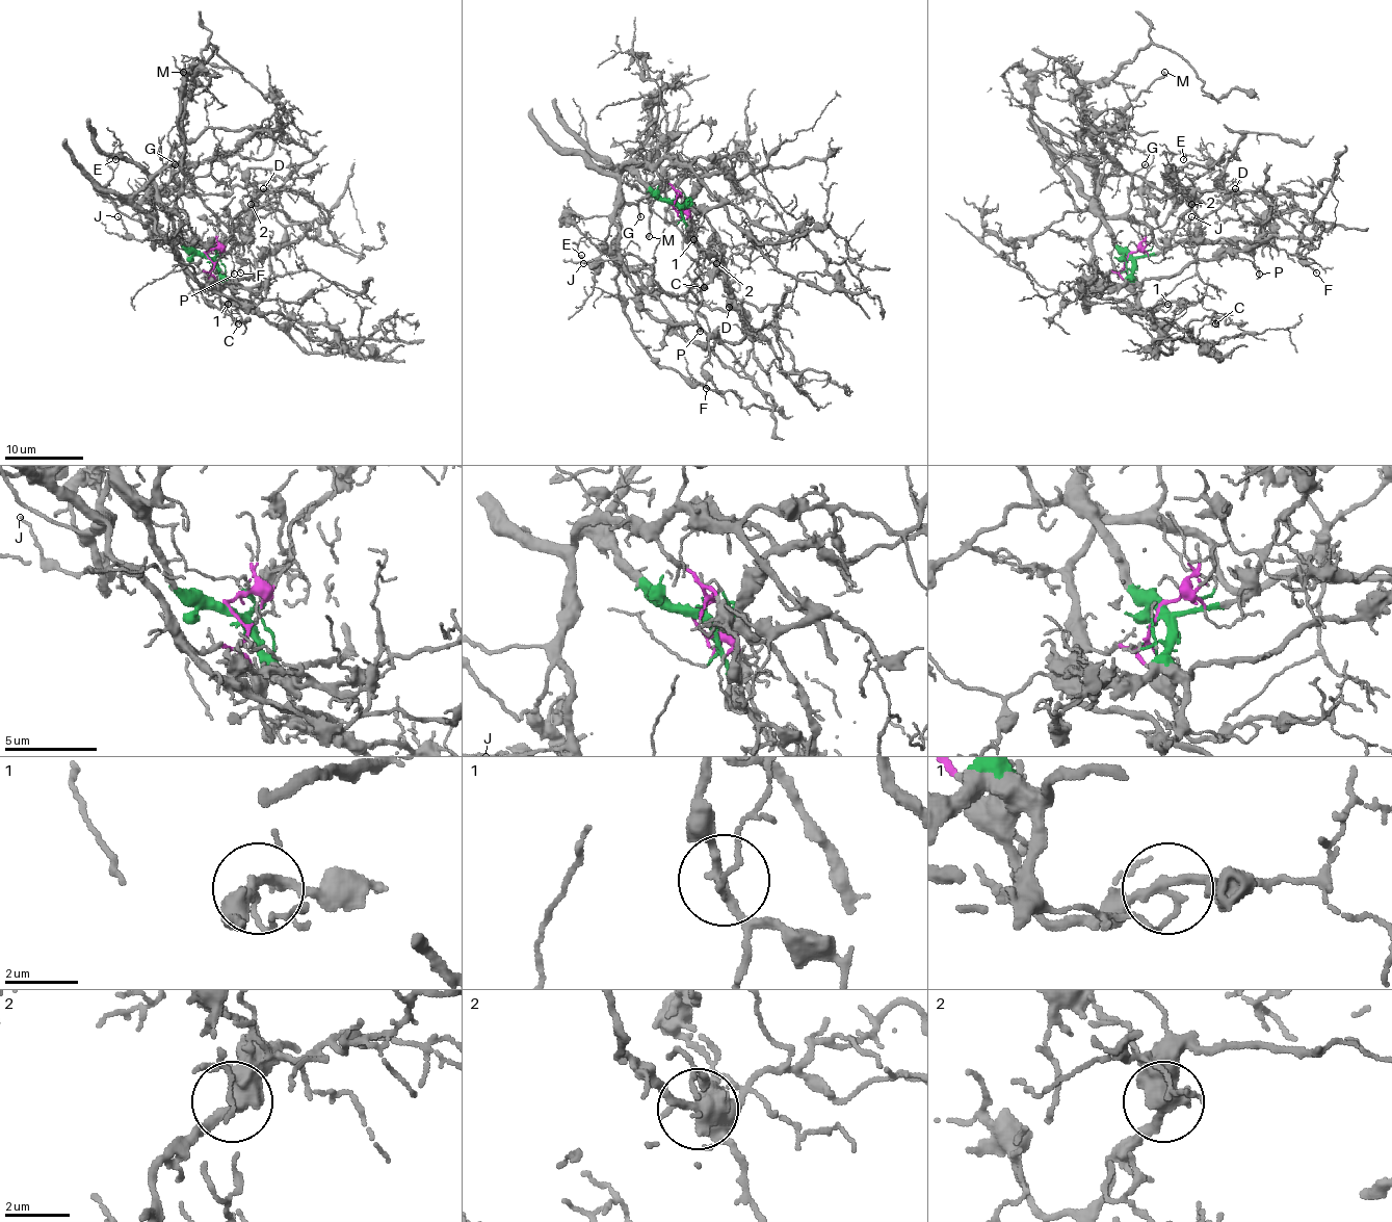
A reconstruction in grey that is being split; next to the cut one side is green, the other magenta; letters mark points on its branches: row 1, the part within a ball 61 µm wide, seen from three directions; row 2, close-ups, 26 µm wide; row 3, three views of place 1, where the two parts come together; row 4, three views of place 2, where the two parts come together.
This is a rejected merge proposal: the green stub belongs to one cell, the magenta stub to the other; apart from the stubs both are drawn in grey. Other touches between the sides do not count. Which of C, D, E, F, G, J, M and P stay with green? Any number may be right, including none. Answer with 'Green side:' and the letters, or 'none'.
Green side: D, E, M

